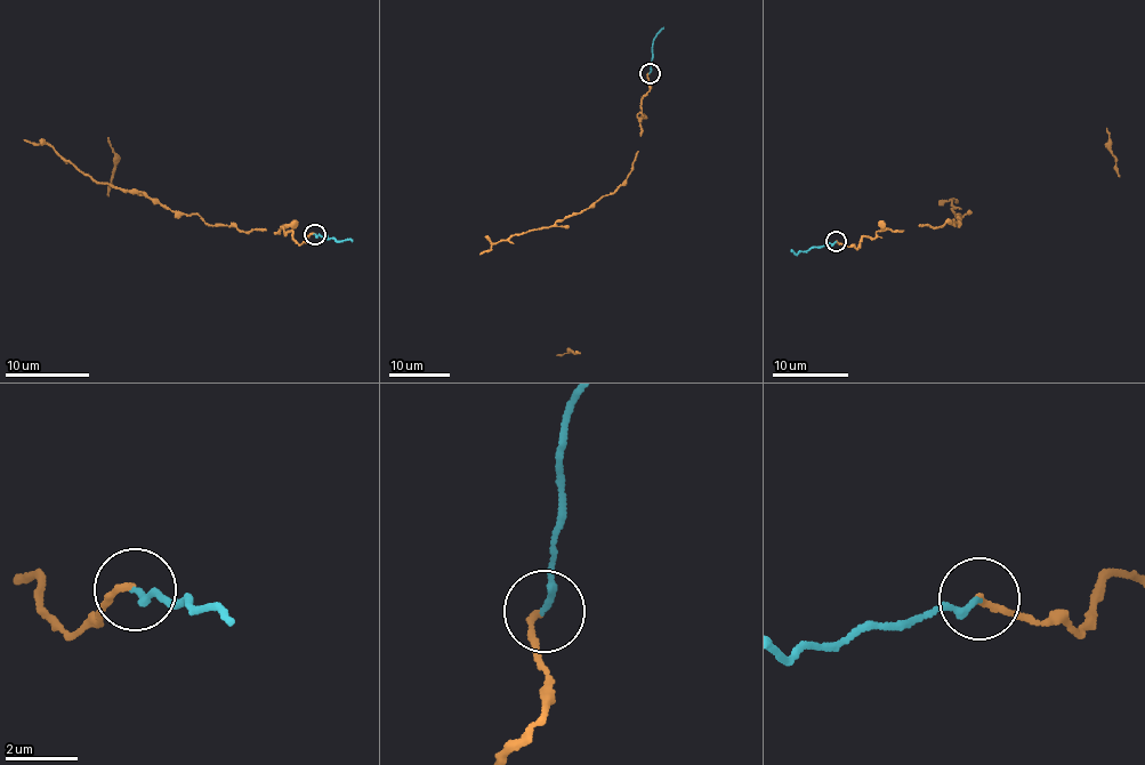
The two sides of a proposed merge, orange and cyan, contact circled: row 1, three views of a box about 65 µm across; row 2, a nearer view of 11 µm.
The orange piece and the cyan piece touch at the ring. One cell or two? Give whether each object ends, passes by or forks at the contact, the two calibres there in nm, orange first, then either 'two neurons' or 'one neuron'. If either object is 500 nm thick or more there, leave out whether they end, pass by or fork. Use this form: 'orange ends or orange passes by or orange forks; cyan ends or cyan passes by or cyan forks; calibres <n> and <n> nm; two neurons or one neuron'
orange ends; cyan ends; calibres 160 and 180 nm; two neurons

